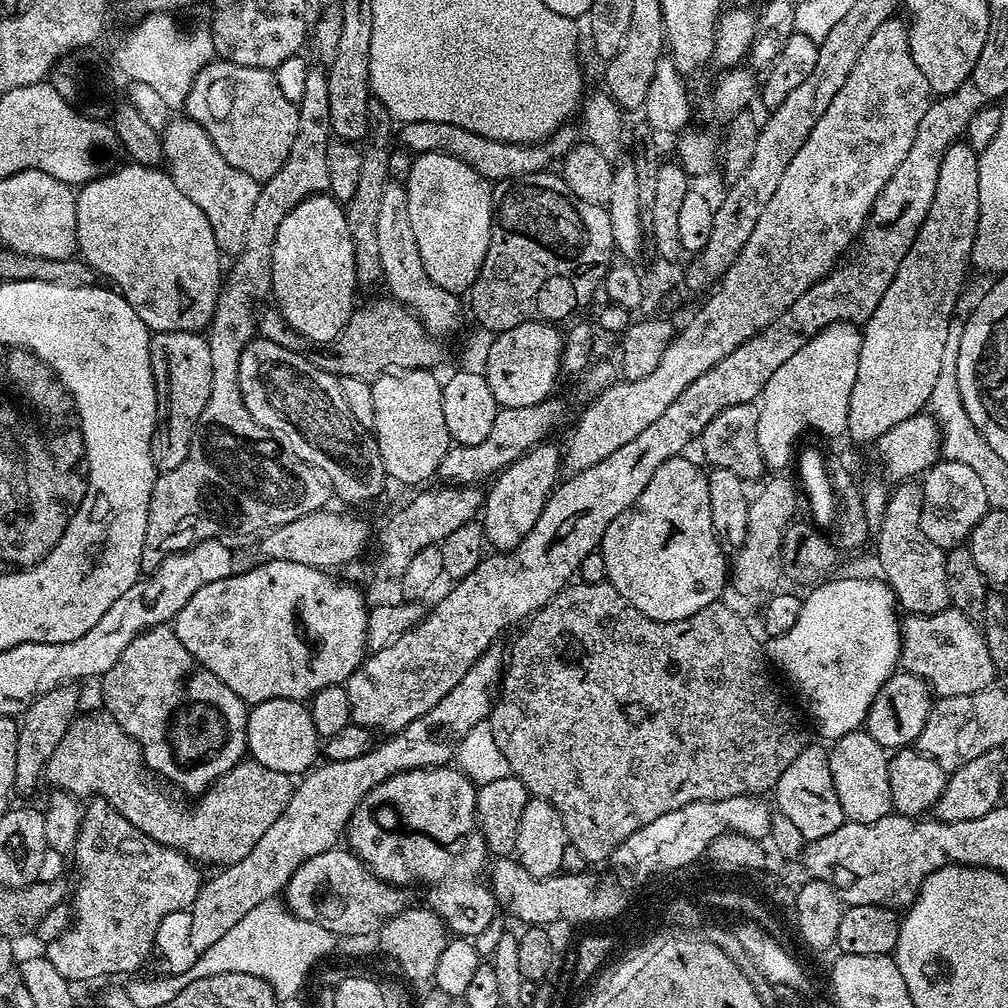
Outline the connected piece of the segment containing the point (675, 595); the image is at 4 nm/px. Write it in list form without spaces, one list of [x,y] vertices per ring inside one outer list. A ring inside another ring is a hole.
[[[684,454],[672,456],[666,462],[662,462],[662,466],[658,466],[658,470],[654,470],[654,478],[650,478],[650,482],[646,482],[646,490],[642,490],[642,494],[638,494],[636,501],[622,514],[618,514],[618,518],[614,518],[614,522],[610,522],[610,526],[606,526],[606,534],[598,549],[602,558],[606,558],[607,583],[612,584],[614,590],[618,590],[618,594],[622,594],[622,598],[626,598],[626,602],[630,602],[630,606],[634,606],[639,612],[655,620],[681,620],[687,616],[693,616],[698,610],[702,610],[702,606],[717,603],[721,599],[720,591],[724,588],[724,579],[727,581],[730,576],[730,568],[726,560],[724,564],[726,552],[716,540],[714,526],[711,522],[708,477],[705,469],[702,470],[698,465],[691,464],[686,457],[687,455]]]

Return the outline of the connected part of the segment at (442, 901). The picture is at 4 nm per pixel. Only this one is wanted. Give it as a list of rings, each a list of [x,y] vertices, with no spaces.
[[[364,796],[348,819],[347,847],[357,856],[366,858],[368,871],[387,884],[405,886],[404,884],[412,884],[415,880],[432,883],[430,907],[439,914],[449,933],[460,938],[482,934],[482,930],[486,930],[486,926],[497,919],[498,905],[487,883],[472,884],[472,872],[476,872],[476,864],[472,864],[472,868],[464,868],[464,864],[445,845],[423,836],[422,833],[407,830],[391,832],[390,829],[383,828],[376,821],[376,812],[378,816],[378,805],[370,797]]]

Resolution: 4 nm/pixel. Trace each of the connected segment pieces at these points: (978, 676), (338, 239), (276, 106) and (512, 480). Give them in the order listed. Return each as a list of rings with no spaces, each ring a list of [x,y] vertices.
[[[948,607],[930,616],[905,615],[900,629],[900,664],[928,683],[937,697],[969,696],[993,687],[998,673],[983,631],[973,617]]]
[[[321,194],[319,196],[308,196],[298,206],[294,206],[294,210],[290,214],[286,214],[286,218],[282,218],[282,226],[276,228],[276,237],[274,238],[274,254],[272,255],[272,291],[271,295],[276,296],[275,307],[282,314],[282,318],[289,324],[297,334],[305,341],[313,340],[316,344],[331,345],[339,336],[340,332],[346,326],[346,322],[352,317],[354,311],[354,303],[352,299],[356,296],[358,285],[356,282],[356,263],[354,262],[354,242],[350,238],[350,226],[348,225],[348,217],[345,209],[342,207],[341,201],[333,200],[331,195]]]
[[[212,66],[202,68],[194,78],[191,96],[186,101],[190,119],[214,142],[218,154],[230,162],[242,174],[250,174],[258,182],[274,178],[278,170],[282,170],[282,162],[290,154],[290,144],[294,142],[294,134],[298,134],[298,122],[300,114],[297,105],[290,97],[280,94],[280,84],[275,80],[273,73],[267,68],[255,68],[254,66],[228,66],[221,76],[216,76]]]
[[[541,442],[519,456],[491,481],[492,489],[482,500],[483,534],[487,547],[492,547],[489,549],[497,553],[511,552],[522,542],[522,538],[526,538],[526,534],[530,534],[530,530],[534,530],[538,514],[542,514],[549,494],[558,483],[556,471],[561,471],[561,468],[561,449],[556,449],[552,442]]]

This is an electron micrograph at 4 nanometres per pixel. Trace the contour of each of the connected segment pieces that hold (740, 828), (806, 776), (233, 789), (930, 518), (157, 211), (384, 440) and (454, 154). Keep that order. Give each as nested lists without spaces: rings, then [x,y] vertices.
[[[739,796],[726,800],[699,800],[690,802],[670,814],[662,814],[662,818],[654,818],[654,822],[648,824],[648,836],[680,836],[680,856],[688,861],[688,856],[694,856],[700,860],[707,853],[710,842],[727,832],[737,832],[751,840],[767,841],[770,837],[770,822],[772,821],[773,809],[768,808],[767,799],[759,796]]]
[[[807,744],[802,754],[798,754],[798,758],[794,758],[794,762],[782,770],[782,778],[778,778],[774,789],[775,807],[786,814],[790,822],[794,822],[794,827],[801,832],[806,842],[824,838],[846,823],[842,802],[838,802],[838,794],[834,791],[834,777],[830,775],[828,748],[820,744]]]
[[[99,711],[88,712],[85,716],[77,715],[66,734],[62,734],[62,742],[58,742],[54,754],[50,754],[46,780],[53,784],[53,789],[63,790],[76,798],[92,796],[97,792],[107,807],[121,813],[124,819],[131,822],[142,834],[146,834],[154,842],[165,844],[168,848],[177,848],[201,865],[227,866],[242,862],[242,858],[246,858],[246,854],[254,850],[258,838],[262,838],[262,834],[266,834],[266,830],[270,830],[274,822],[278,822],[278,814],[286,810],[286,802],[290,802],[292,797],[293,777],[272,770],[270,766],[262,766],[251,758],[233,766],[225,776],[217,778],[215,784],[211,784],[205,792],[199,793],[197,800],[200,801],[193,808],[183,808],[182,805],[175,804],[166,793],[144,781],[142,758],[136,744],[118,726],[116,719],[108,711]]]
[[[941,459],[923,473],[920,484],[921,506],[920,525],[930,538],[942,549],[955,548],[967,541],[972,535],[972,528],[982,519],[990,505],[986,498],[986,490],[982,490],[982,481],[978,474],[965,466],[963,462]]]
[[[125,163],[125,168],[120,168],[117,172],[109,171],[107,174],[101,174],[94,180],[88,181],[76,192],[76,246],[79,255],[84,263],[89,264],[91,268],[96,269],[101,277],[109,276],[111,283],[118,289],[120,295],[126,298],[126,302],[142,318],[142,322],[152,332],[174,332],[183,330],[186,332],[200,332],[207,329],[212,323],[212,315],[216,309],[216,300],[220,297],[222,287],[222,268],[220,272],[220,259],[222,253],[220,247],[214,242],[214,230],[210,222],[206,222],[206,214],[174,186],[171,176],[162,174],[161,169],[156,166],[145,166],[142,164]]]
[[[405,368],[380,373],[371,381],[374,426],[371,431],[382,454],[384,471],[400,484],[420,484],[435,477],[450,447],[446,418],[442,414],[441,381],[427,368]]]
[[[410,122],[399,129],[398,140],[400,136],[401,142],[405,144],[401,145],[409,153],[441,152],[450,158],[458,158],[458,162],[466,162],[466,166],[473,168],[482,179],[499,182],[551,169],[578,143],[577,129],[575,132],[568,127],[557,128],[547,140],[541,140],[535,144],[511,144],[505,140],[495,140],[486,138],[482,134],[474,134],[474,130],[466,130],[450,122]]]

